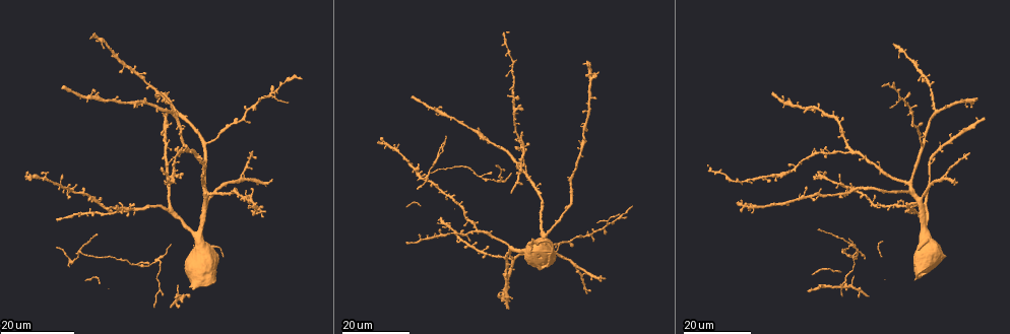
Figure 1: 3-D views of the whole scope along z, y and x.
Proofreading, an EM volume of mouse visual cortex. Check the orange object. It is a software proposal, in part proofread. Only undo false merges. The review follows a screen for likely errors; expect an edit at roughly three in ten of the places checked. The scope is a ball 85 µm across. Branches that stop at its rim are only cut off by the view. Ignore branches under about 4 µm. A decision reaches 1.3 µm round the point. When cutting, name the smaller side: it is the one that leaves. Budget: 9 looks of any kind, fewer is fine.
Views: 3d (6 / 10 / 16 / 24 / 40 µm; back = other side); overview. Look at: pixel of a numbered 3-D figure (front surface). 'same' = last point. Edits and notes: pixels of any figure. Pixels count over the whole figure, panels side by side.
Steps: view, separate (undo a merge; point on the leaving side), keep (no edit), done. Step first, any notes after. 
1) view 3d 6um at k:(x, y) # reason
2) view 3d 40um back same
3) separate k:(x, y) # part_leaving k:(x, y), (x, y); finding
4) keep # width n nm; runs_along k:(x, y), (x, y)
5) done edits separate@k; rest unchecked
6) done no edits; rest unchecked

view 3d 16um at 1:(936, 109) # branch point

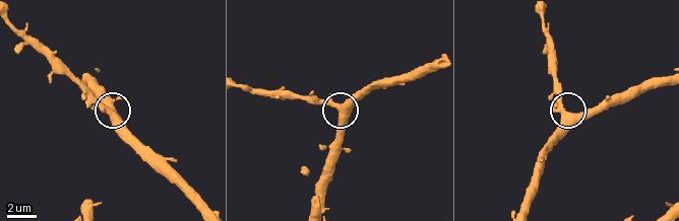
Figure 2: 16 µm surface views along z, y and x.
view 3d 10um at 2:(575, 117)

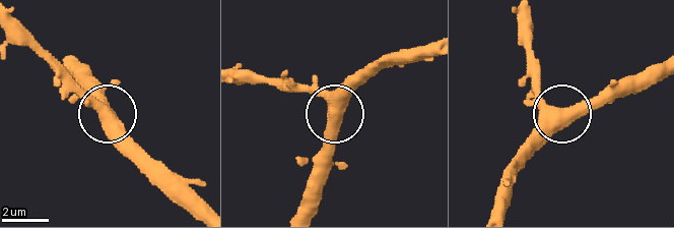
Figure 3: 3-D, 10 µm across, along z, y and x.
keep # arms 3; runs_along 3:(492, 210), (500, 180), (554, 116), (611, 101); all the same neuron

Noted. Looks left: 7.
view 3d 24um at 1:(421, 241) # arms part here

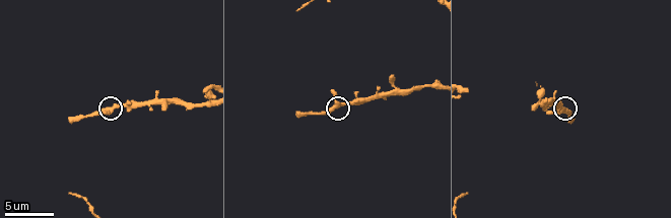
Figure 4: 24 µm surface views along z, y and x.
view 3d 10um at 4:(562, 110)

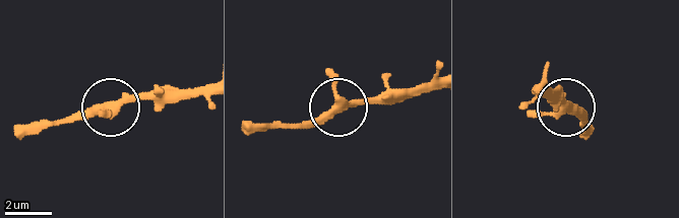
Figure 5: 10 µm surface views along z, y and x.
keep # width 310 nm; runs_along 5:(202, 91), (132, 97), (64, 121); continuous, no second neuron

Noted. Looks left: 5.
view 3d 24um at 1:(466, 234) # two arms at a narrow angle

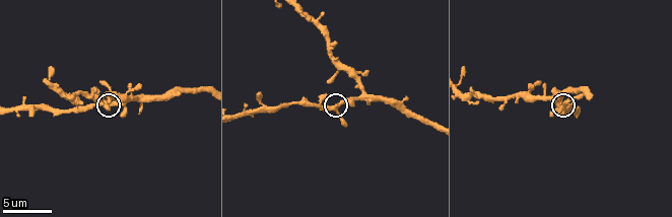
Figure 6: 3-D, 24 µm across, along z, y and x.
view 3d 6um at 6:(331, 107) # closer look

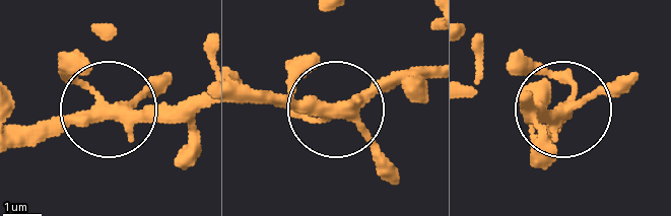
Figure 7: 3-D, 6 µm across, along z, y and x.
keep # arms 5; all the same neuron

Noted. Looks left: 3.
view 3d 24um at 1:(158, 259) # two arms in line, one across

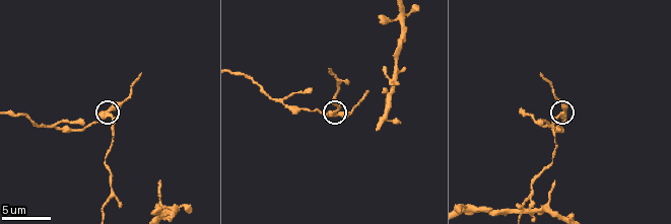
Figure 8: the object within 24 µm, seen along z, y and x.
view 3d 6um at 8:(110, 114)

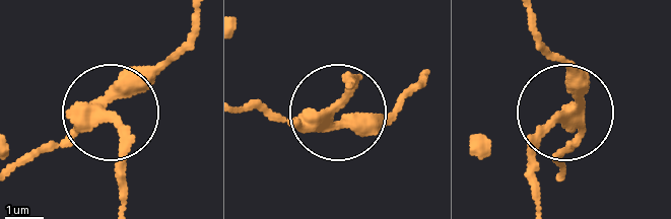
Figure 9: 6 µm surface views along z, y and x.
separate 9:(144, 87) # arms 3; part_leaving 9:(89, 112), (15, 160); two neurons meet here

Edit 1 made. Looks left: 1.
done edits separate@9; rest unchecked

